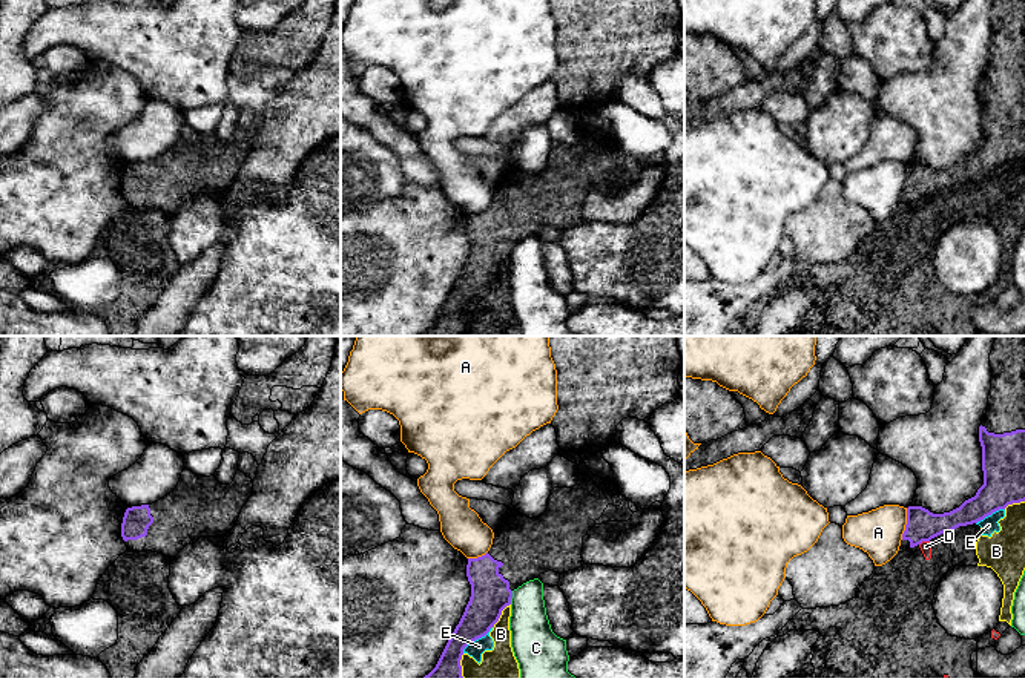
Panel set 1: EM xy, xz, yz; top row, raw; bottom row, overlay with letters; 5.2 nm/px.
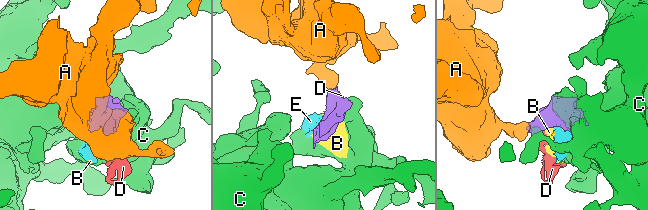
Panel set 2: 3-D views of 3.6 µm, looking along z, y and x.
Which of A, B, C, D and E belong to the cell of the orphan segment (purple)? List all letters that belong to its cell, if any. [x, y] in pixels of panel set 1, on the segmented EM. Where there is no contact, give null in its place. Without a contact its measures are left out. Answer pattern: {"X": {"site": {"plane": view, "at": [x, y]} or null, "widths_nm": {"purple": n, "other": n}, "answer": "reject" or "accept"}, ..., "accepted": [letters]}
{"A": {"site": {"plane": "yz", "at": [907, 523]}, "widths_nm": {"purple": 160, "other": 240}, "answer": "reject"}, "B": {"site": {"plane": "xz", "at": [500, 614]}, "widths_nm": {"purple": 200, "other": 160}, "answer": "reject"}, "C": {"site": {"plane": "xz", "at": [511, 597]}, "widths_nm": {"purple": 200, "other": 220}, "answer": "reject"}, "D": {"site": {"plane": "yz", "at": [924, 540]}, "widths_nm": {"purple": 160, "other": 60}, "answer": "reject"}, "E": {"site": {"plane": "xz", "at": [476, 638]}, "widths_nm": {"purple": 200, "other": 80}, "answer": "reject"}, "accepted": []}

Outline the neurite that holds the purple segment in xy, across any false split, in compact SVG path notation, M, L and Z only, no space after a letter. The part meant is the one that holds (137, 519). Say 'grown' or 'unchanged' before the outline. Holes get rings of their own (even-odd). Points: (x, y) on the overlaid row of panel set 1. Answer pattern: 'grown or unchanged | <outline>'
grown | M186 469L176 488L152 505L127 508L121 537L129 551L158 552L170 560L201 537L226 537L235 526L253 483L239 469L230 485Z

